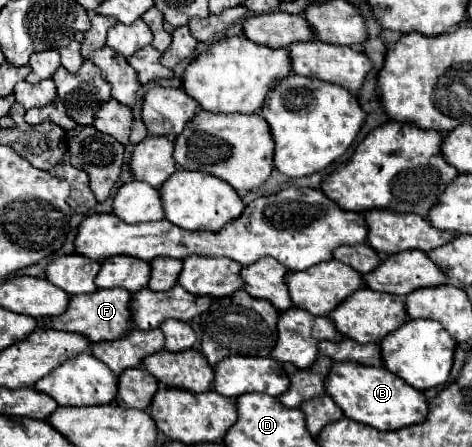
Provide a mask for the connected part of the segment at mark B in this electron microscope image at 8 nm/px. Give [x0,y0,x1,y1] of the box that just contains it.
[326,363,428,431]

